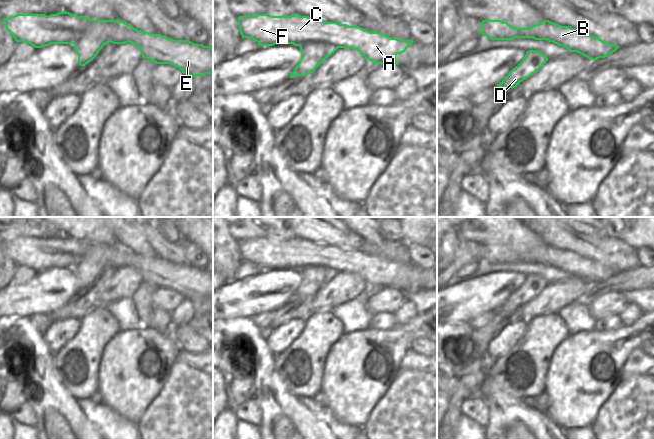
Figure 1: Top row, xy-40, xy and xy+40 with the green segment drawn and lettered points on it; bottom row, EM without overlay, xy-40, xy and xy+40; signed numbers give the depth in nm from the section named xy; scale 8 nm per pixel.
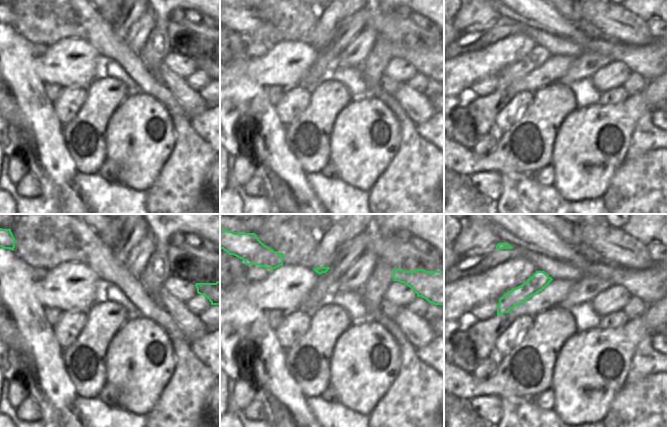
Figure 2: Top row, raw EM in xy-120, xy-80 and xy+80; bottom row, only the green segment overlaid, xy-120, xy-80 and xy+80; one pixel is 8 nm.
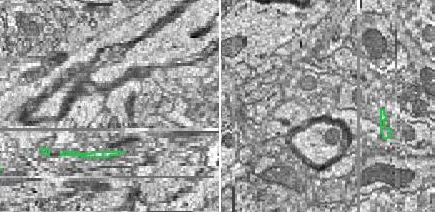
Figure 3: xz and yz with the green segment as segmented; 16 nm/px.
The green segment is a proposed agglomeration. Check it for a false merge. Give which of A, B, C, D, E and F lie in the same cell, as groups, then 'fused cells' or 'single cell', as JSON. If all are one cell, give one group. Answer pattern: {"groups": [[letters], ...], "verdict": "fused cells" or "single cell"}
{"groups": [["A", "B", "C", "E", "F"], ["D"]], "verdict": "fused cells"}

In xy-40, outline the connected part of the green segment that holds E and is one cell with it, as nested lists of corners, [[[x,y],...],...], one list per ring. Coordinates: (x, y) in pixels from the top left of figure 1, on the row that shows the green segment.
[[[63,11],[49,16],[17,14],[3,21],[16,42],[27,42],[35,48],[75,44],[81,38],[85,46],[129,42],[140,49],[142,58],[156,64],[171,64],[192,78],[213,74],[212,47],[143,32],[118,19],[92,20]]]

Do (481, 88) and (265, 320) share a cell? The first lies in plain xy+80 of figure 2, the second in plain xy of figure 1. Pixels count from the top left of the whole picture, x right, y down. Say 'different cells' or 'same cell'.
same cell

